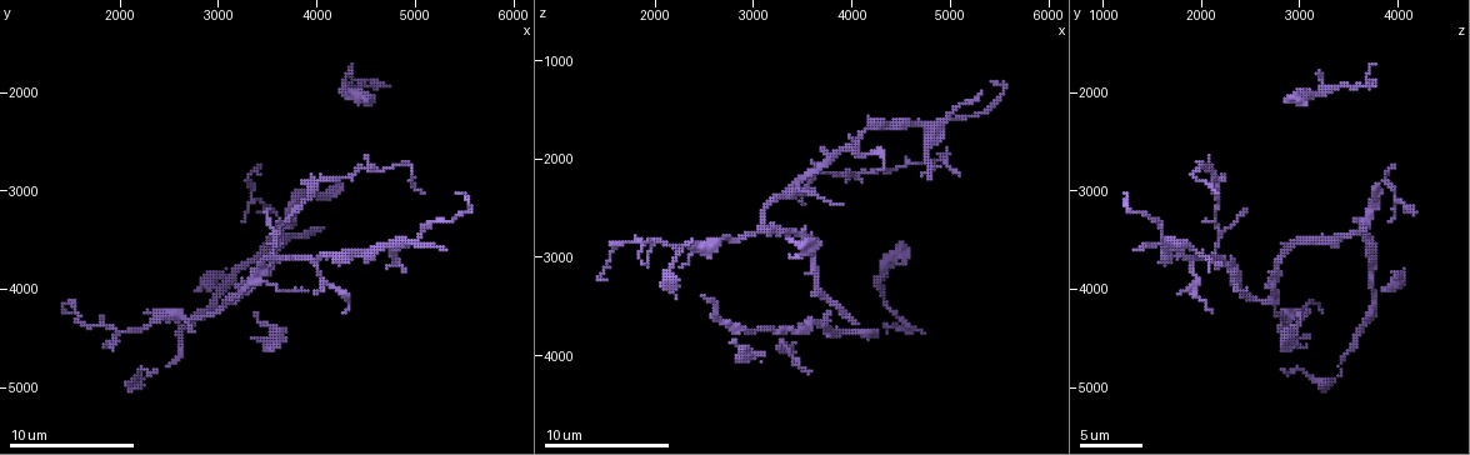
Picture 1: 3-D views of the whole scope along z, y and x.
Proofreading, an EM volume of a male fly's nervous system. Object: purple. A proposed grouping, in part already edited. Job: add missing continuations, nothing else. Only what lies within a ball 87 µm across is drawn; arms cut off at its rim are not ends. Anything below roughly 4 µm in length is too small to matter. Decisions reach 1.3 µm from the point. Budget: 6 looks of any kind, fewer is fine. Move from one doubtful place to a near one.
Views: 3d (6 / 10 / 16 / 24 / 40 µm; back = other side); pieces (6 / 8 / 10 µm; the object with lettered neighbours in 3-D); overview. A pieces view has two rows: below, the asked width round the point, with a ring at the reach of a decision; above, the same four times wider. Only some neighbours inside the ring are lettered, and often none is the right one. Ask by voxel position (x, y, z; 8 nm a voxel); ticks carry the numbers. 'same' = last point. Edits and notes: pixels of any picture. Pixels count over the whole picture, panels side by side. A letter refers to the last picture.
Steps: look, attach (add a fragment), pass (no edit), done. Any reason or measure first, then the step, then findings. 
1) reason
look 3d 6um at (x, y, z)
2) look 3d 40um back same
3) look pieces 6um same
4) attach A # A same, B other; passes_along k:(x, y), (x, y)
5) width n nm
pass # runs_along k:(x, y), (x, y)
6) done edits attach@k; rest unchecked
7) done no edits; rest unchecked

free end
look 3d 6um at (1480, 4220, 3220)

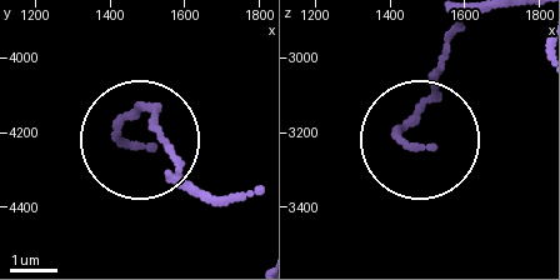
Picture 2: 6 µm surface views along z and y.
look pieces 6um at (1490, 4240, 3230)

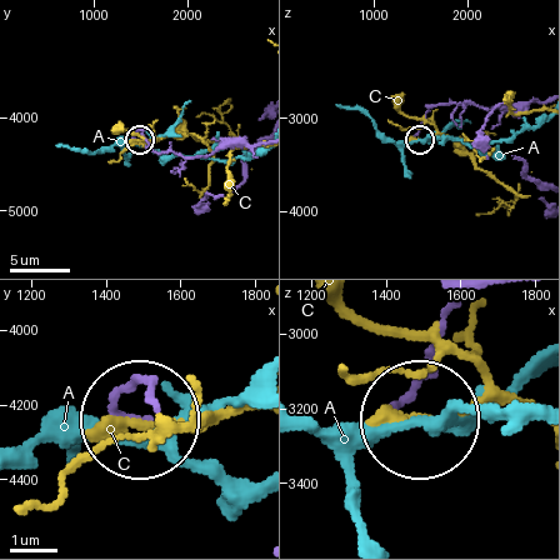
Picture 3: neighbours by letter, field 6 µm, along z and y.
pass # A other, C other; none of them fits

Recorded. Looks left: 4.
an open end
look pieces 8um at (3480, 3220, 2440)

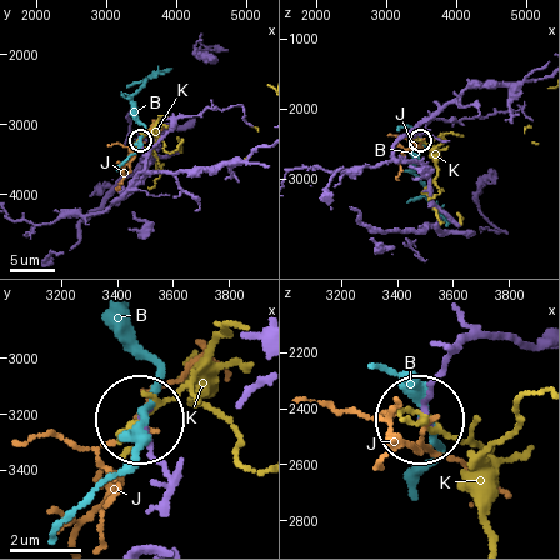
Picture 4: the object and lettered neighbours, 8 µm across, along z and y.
pass # B other, J other, K other; runs_along 4:(441, 349), (424, 414); no lettered fragment goes on from it

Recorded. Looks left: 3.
tapers out
look pieces 10um at (4000, 4060, 1780)

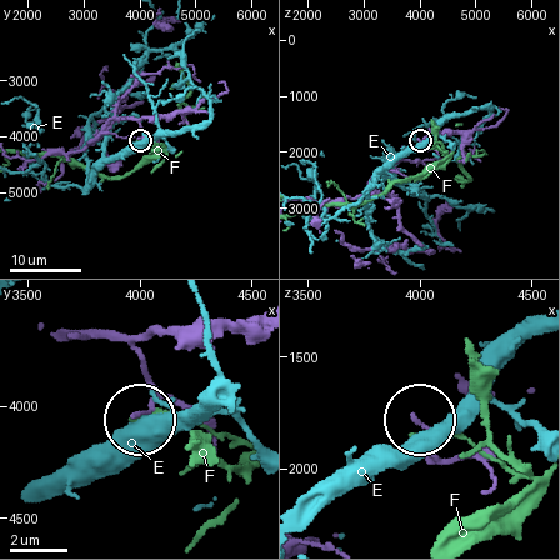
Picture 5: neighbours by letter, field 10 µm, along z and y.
width 120 nm
pass # E other, F other; none of them fits

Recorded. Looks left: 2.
done no edits; rest unchecked

